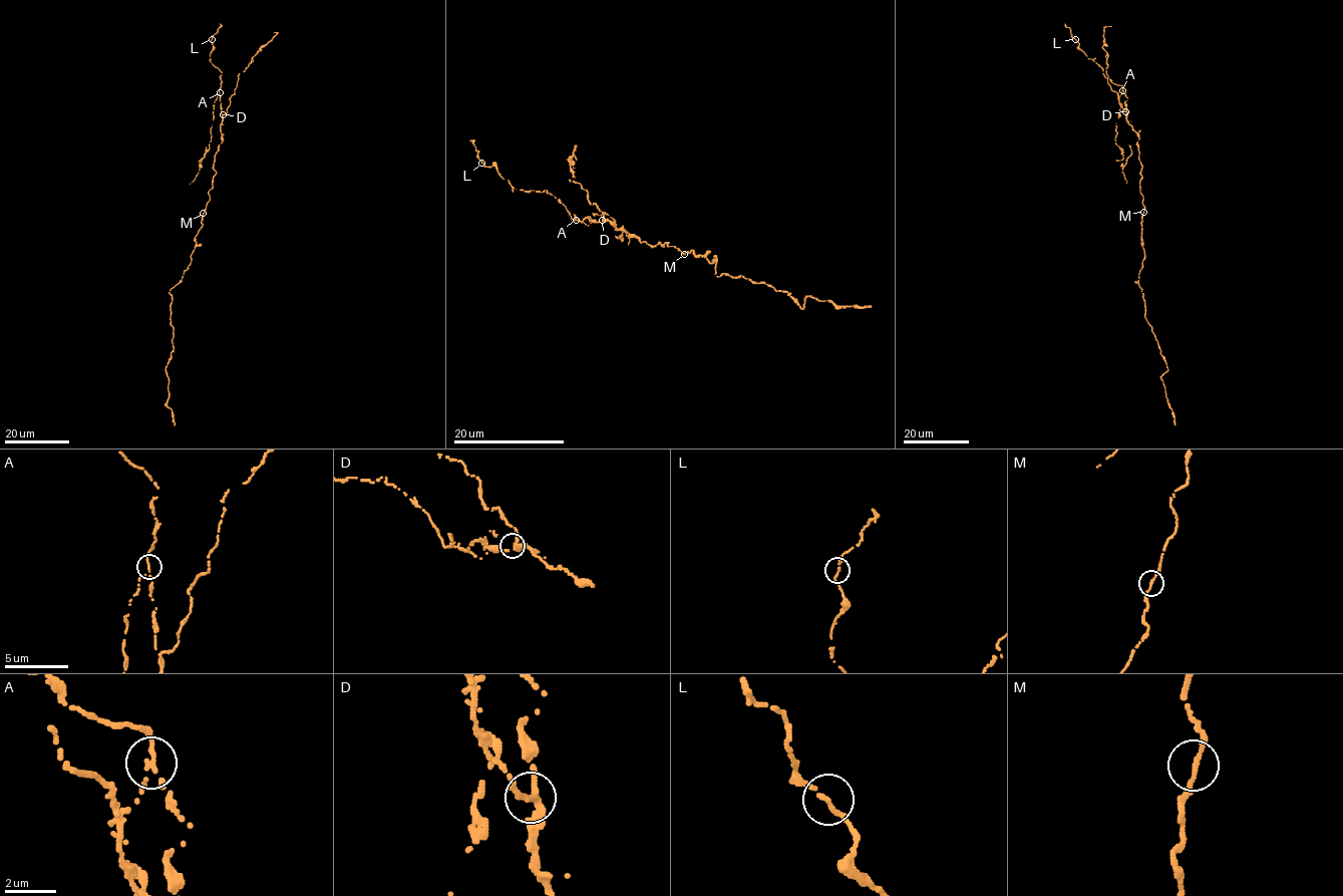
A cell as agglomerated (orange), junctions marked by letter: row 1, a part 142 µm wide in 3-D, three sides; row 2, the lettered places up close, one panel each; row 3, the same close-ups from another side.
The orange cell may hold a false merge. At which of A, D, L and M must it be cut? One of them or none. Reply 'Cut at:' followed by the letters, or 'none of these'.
Cut at: A

